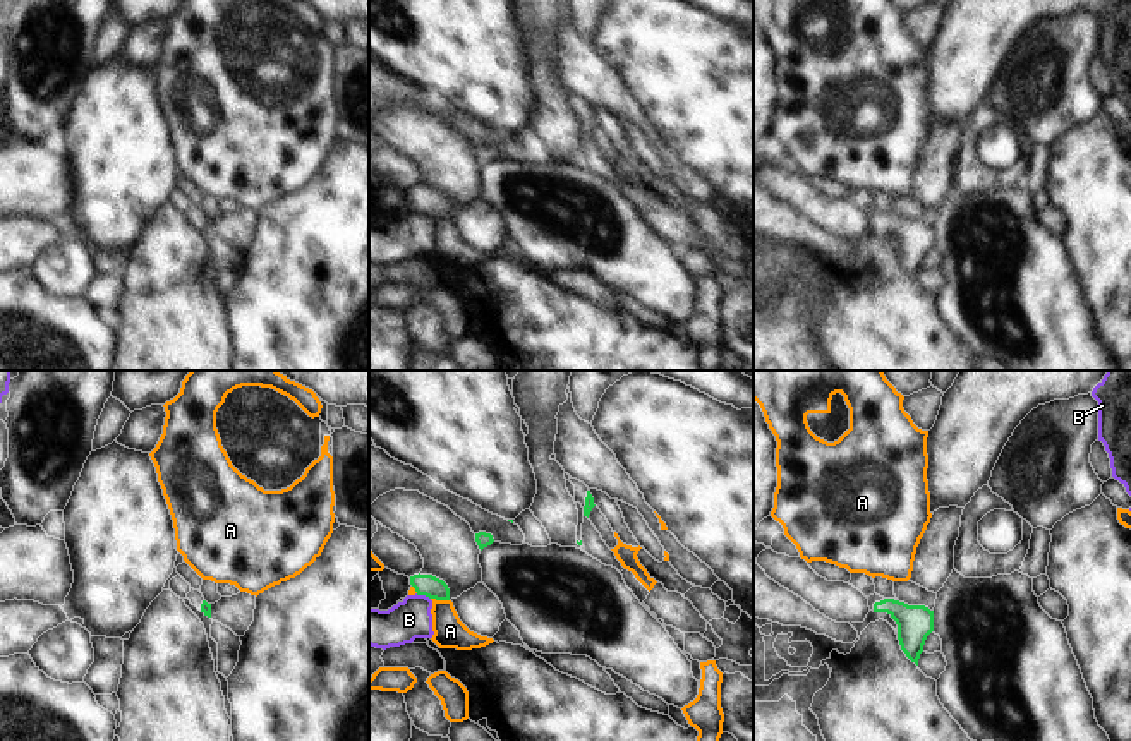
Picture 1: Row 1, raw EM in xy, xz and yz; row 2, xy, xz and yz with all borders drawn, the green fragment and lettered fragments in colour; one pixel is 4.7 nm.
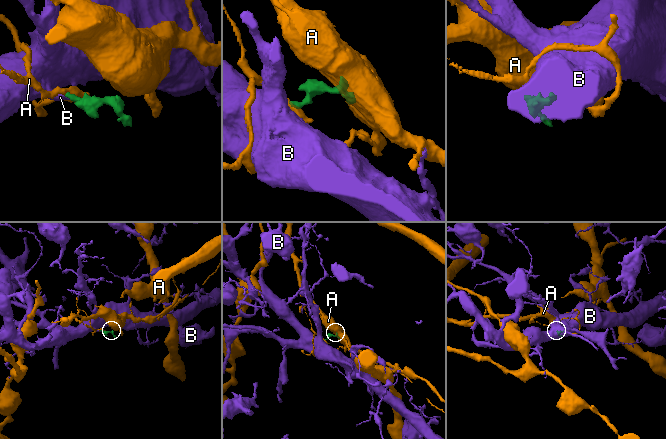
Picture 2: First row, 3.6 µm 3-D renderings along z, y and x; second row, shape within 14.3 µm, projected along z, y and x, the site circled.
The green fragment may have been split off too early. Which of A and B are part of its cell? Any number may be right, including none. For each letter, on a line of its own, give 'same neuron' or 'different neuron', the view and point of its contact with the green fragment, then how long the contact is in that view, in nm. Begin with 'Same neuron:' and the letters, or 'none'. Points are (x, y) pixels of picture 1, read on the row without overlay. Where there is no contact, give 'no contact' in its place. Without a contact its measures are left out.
Same neuron: none
A: different neuron; meets green in xz at (440, 215); contact 90 nm long
B: different neuron; meets green in xz at (423, 210); contact 80 nm long

